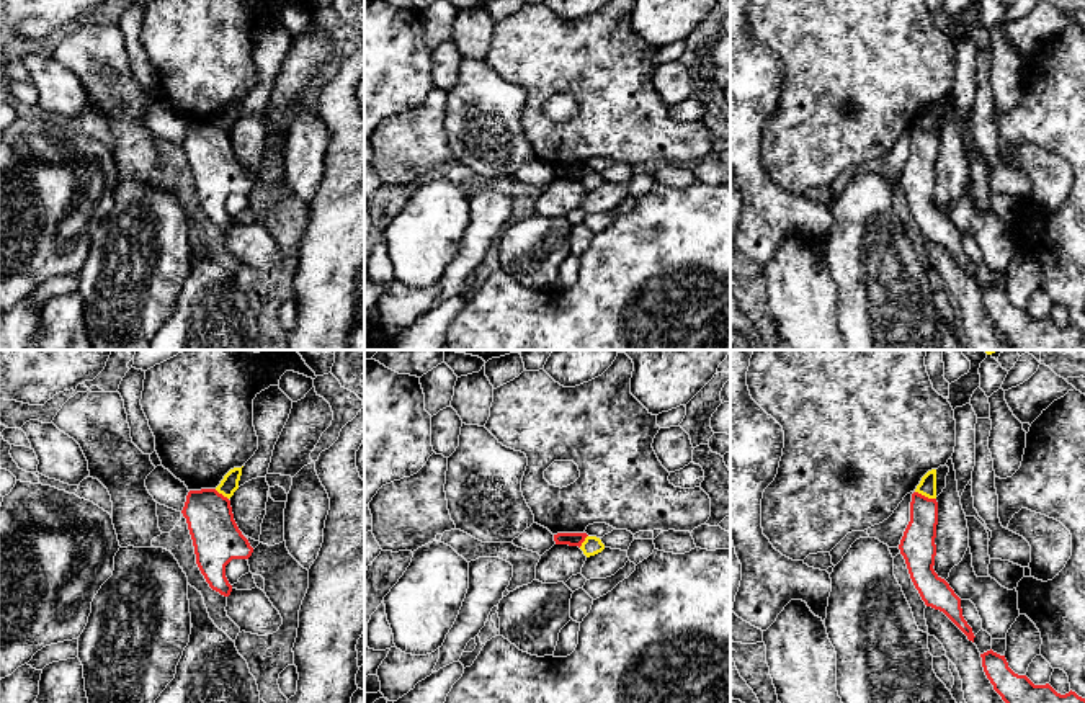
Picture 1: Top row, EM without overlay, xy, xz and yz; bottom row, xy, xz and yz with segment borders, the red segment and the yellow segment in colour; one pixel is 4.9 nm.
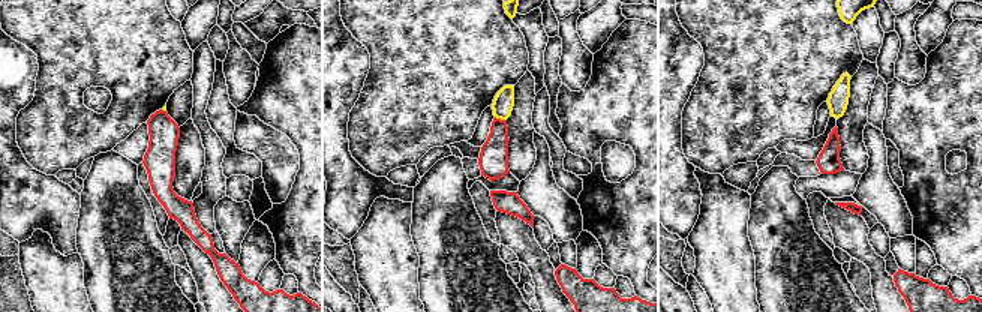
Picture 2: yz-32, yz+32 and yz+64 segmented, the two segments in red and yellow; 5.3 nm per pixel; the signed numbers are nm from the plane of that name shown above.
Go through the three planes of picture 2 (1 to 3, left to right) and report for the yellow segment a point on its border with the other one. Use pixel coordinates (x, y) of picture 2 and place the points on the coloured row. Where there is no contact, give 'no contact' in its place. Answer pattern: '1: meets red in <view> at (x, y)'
1: meets red in yz-32 at (162, 110)
2: meets red in yz+32 at (499, 119)
3: no contact

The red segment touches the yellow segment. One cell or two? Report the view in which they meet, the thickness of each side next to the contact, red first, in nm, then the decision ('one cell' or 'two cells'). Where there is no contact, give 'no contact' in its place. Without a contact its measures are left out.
meets red in yz; 170 nm thick on the red side, 90 nm on the other; two cells

